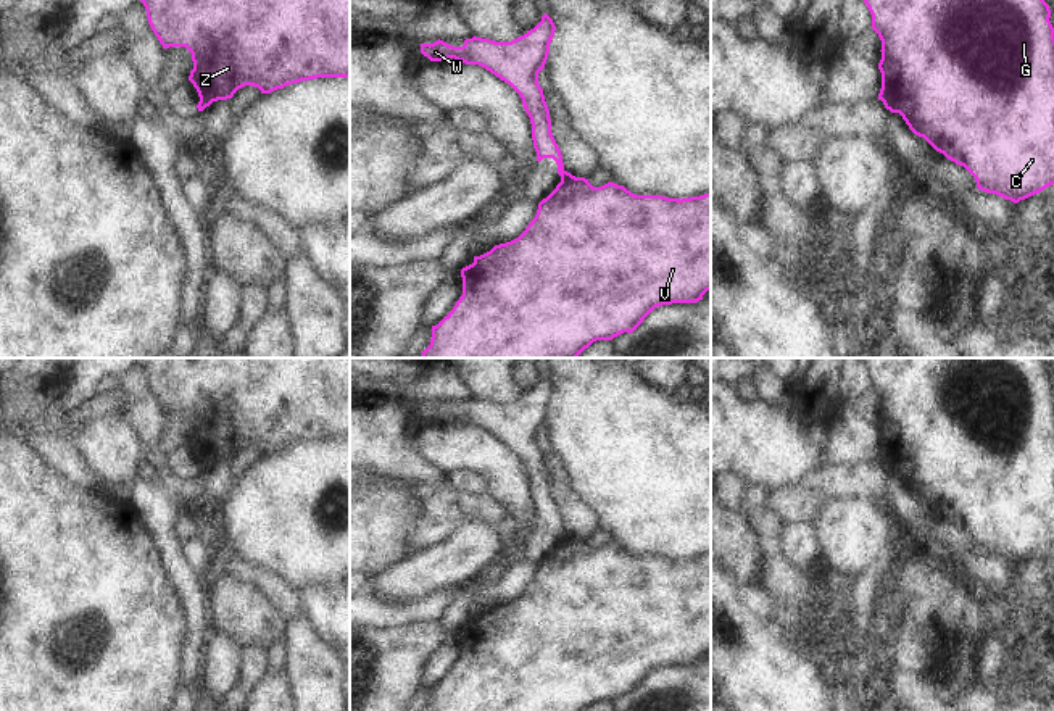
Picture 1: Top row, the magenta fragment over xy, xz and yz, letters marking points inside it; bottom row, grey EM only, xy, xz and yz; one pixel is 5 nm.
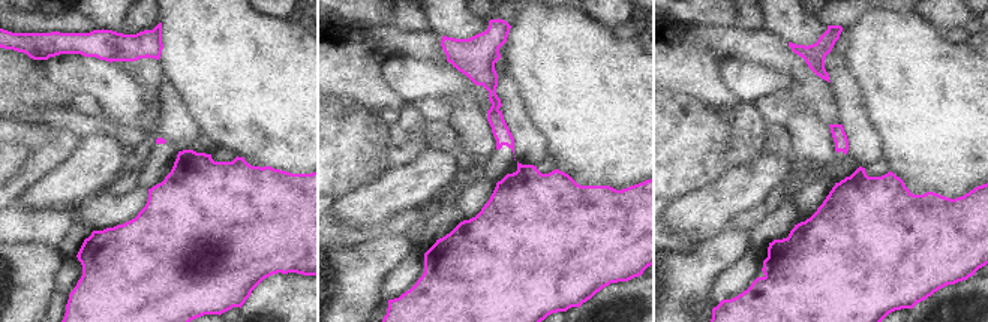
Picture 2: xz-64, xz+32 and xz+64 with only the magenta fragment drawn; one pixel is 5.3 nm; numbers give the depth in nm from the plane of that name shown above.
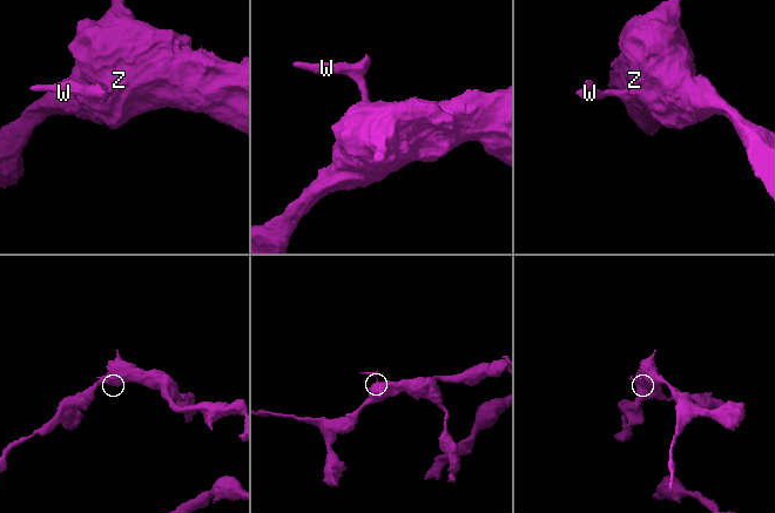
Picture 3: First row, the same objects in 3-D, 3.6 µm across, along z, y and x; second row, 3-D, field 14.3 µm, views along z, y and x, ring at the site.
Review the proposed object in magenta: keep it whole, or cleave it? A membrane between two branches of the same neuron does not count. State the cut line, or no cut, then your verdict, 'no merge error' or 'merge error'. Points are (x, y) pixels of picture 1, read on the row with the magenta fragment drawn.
cut in xz along (566, 171), (561, 176); merge error

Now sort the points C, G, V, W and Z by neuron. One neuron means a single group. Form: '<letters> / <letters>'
C G V Z / W

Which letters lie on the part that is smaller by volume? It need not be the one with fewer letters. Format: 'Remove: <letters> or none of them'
Remove: W

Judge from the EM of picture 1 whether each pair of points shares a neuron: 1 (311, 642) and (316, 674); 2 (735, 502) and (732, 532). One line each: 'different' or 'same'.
1: same
2: different

